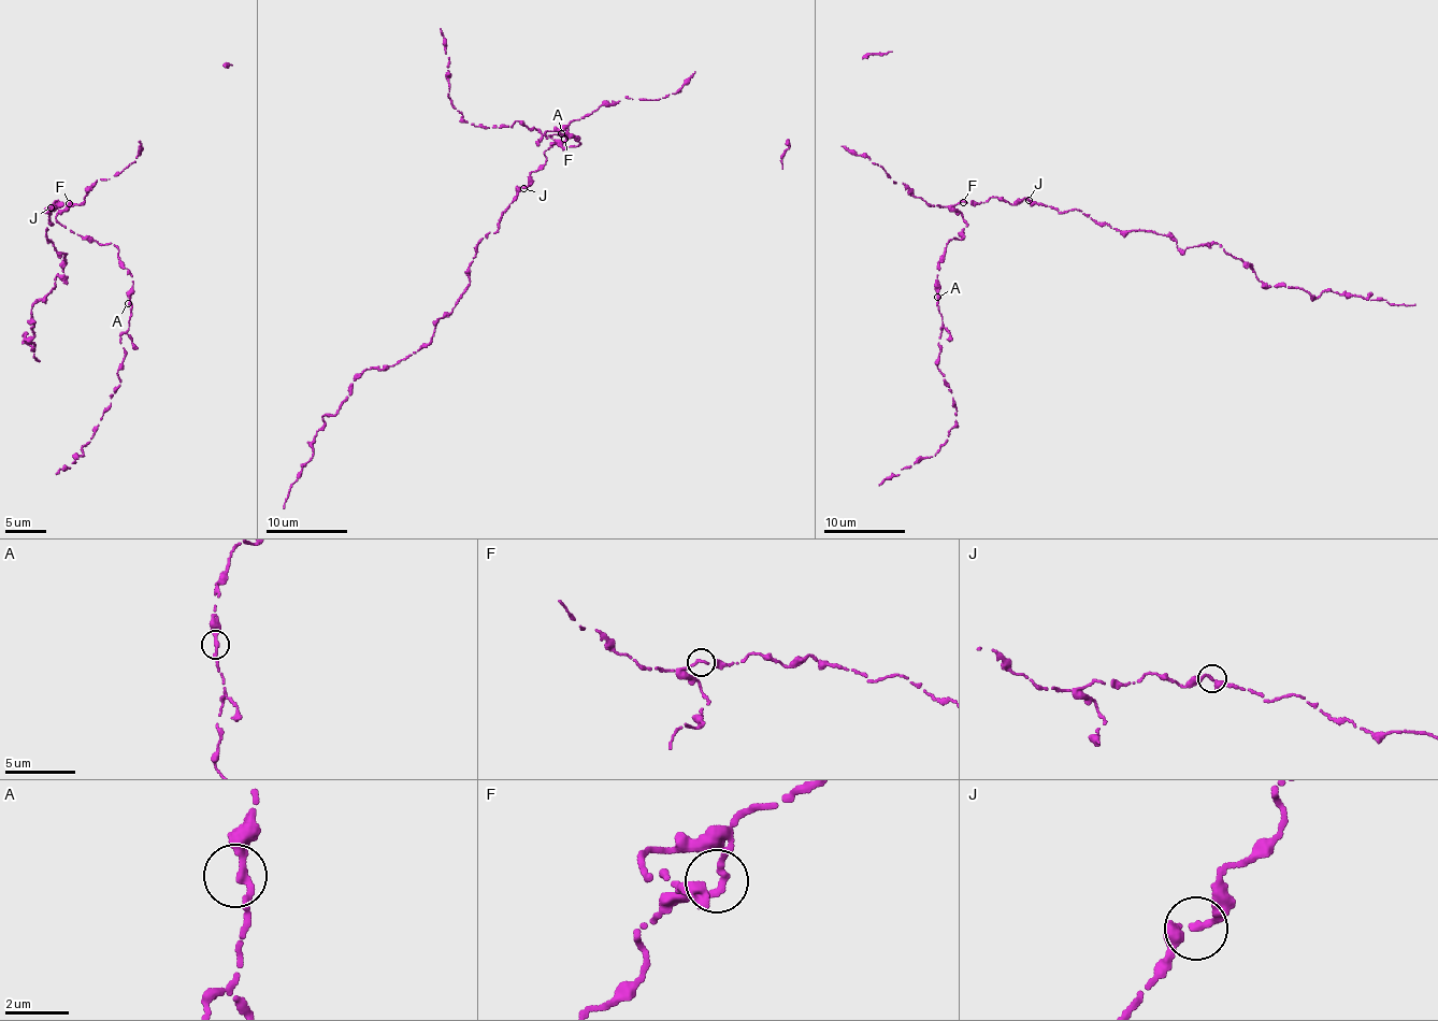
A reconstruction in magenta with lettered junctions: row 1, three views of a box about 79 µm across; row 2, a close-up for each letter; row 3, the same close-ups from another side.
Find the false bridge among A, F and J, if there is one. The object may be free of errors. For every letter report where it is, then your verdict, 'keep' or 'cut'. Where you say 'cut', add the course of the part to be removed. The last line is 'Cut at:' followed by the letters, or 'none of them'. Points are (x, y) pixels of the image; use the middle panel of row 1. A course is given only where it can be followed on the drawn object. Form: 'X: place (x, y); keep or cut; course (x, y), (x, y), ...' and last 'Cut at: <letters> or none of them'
A: place (561, 133); keep
F: place (564, 139); keep
J: place (523, 188); keep
Cut at: none of them

